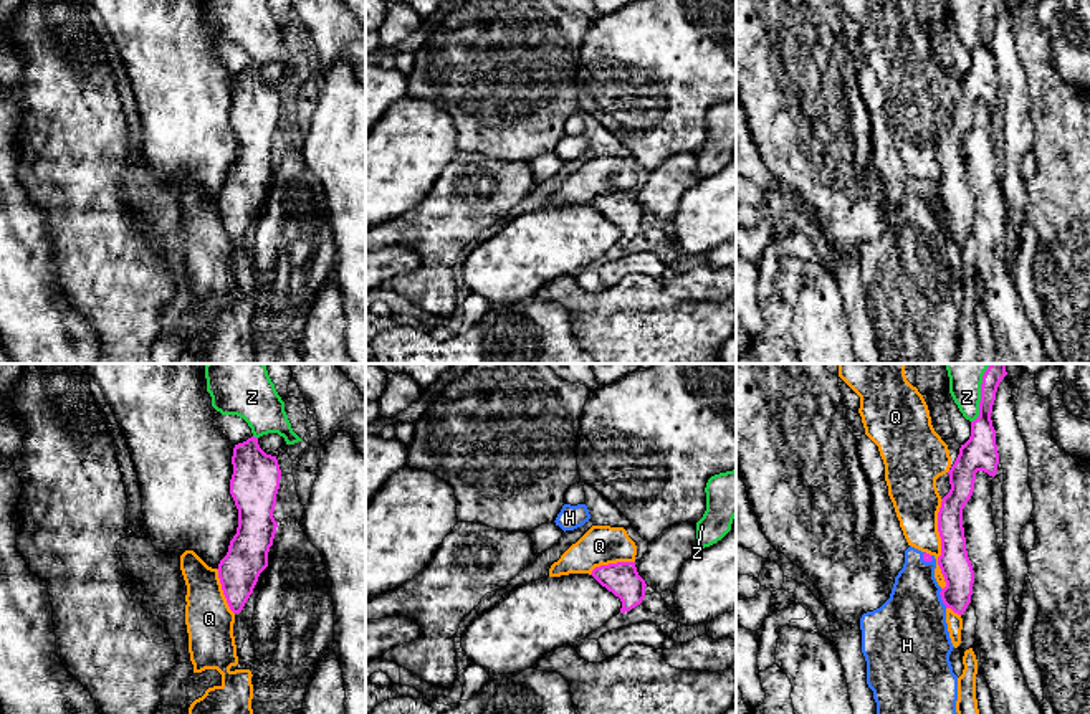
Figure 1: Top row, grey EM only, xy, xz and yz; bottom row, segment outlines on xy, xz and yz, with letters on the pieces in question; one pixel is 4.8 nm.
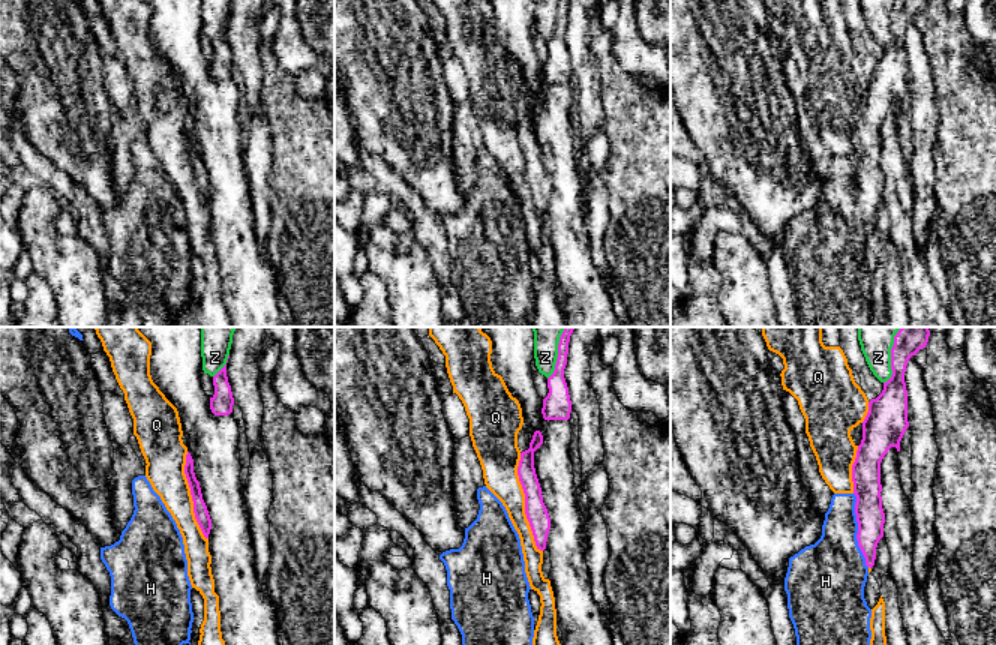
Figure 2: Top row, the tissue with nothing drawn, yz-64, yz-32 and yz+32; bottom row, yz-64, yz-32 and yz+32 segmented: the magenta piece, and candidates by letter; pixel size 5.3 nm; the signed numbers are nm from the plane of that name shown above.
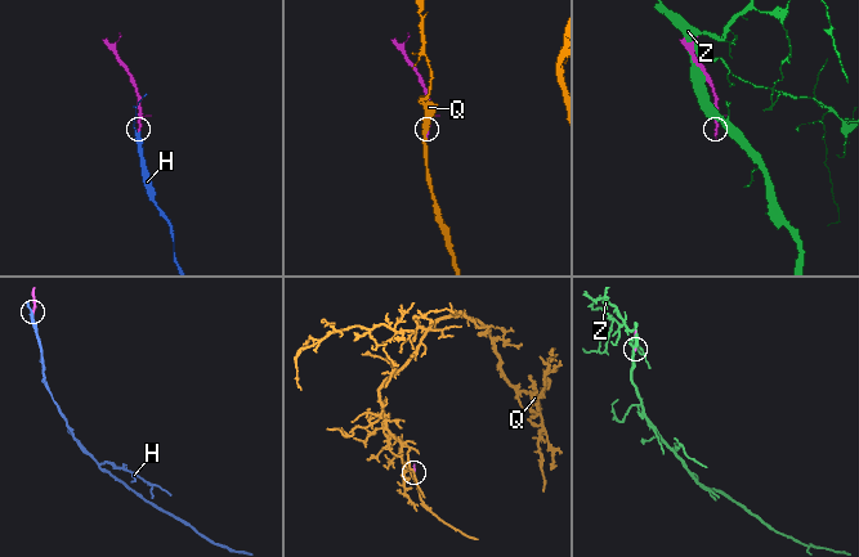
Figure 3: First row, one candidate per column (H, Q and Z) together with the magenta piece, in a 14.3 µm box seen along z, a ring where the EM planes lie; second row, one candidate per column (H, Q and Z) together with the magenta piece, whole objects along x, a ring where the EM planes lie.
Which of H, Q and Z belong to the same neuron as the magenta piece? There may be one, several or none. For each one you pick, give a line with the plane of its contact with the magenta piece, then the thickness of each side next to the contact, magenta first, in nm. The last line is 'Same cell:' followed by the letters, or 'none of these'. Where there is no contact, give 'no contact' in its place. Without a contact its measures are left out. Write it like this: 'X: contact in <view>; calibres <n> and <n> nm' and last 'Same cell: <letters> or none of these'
H: contact in yz; calibres 150 and 400 nm
Same cell: H

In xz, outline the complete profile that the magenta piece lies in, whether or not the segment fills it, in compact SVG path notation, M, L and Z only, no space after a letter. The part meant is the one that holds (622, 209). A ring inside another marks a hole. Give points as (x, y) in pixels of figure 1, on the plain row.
M617 192L595 197L590 203L602 217L620 228L620 243L630 241L645 228L645 210L638 205L635 192Z

